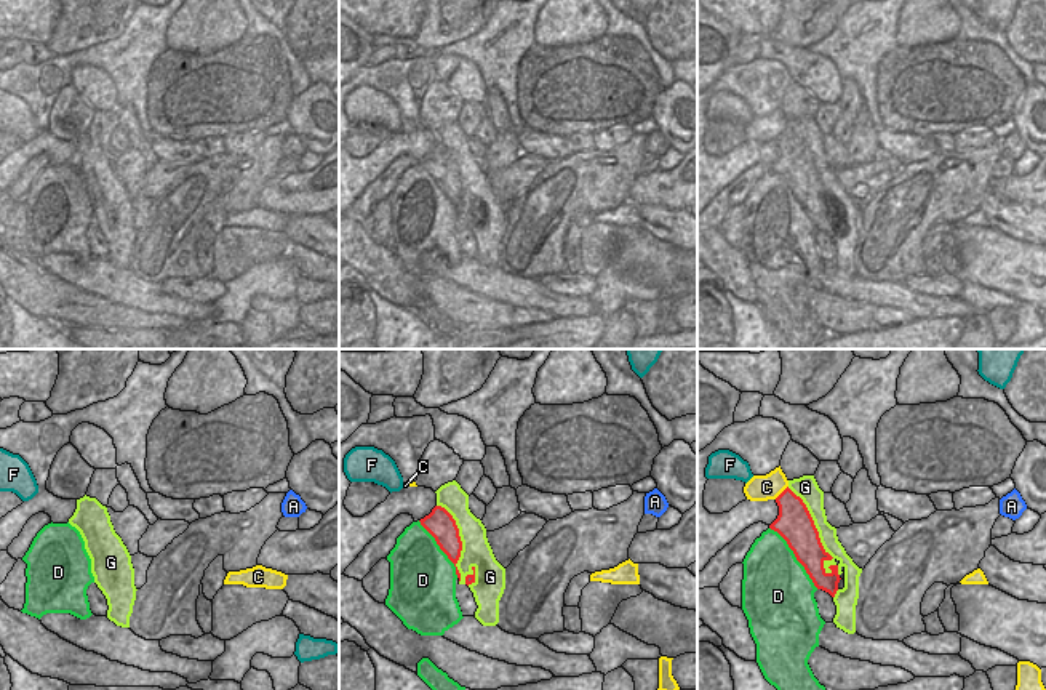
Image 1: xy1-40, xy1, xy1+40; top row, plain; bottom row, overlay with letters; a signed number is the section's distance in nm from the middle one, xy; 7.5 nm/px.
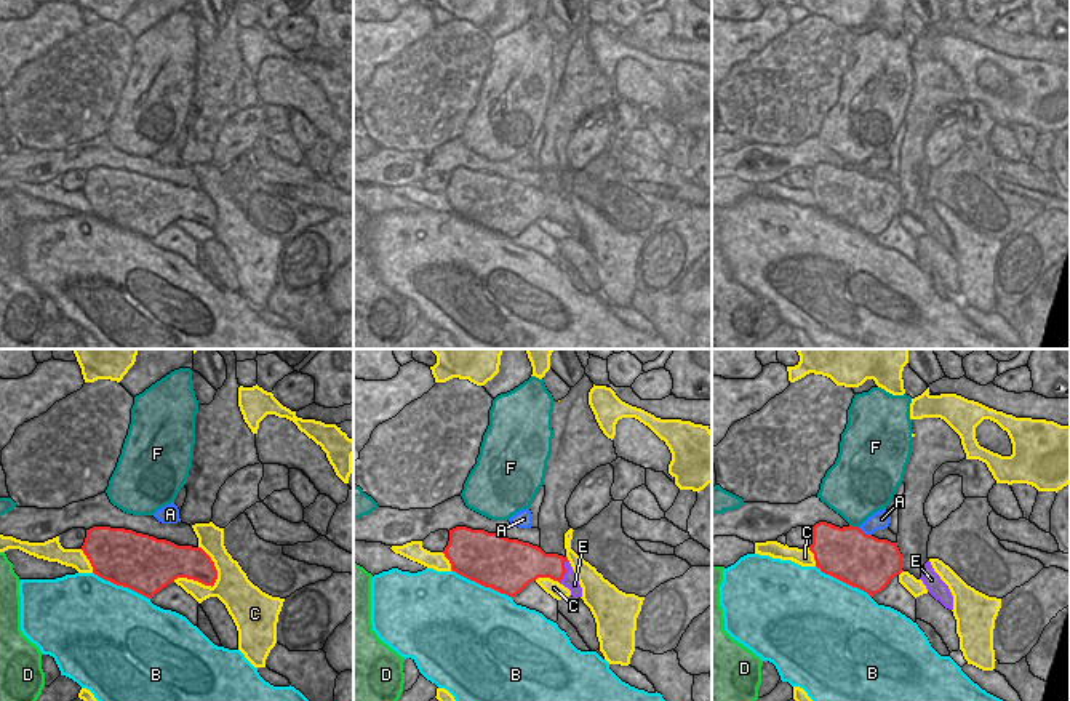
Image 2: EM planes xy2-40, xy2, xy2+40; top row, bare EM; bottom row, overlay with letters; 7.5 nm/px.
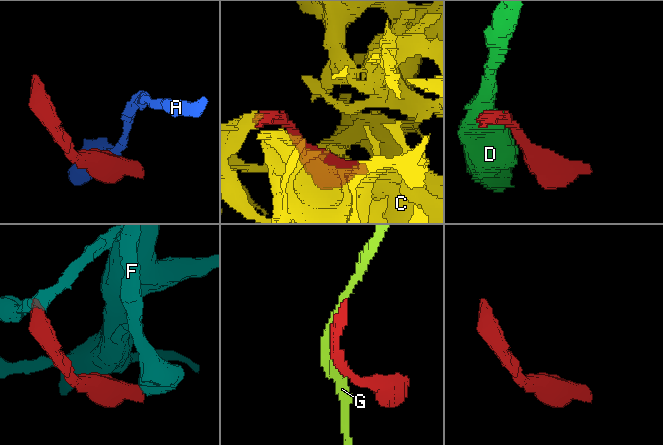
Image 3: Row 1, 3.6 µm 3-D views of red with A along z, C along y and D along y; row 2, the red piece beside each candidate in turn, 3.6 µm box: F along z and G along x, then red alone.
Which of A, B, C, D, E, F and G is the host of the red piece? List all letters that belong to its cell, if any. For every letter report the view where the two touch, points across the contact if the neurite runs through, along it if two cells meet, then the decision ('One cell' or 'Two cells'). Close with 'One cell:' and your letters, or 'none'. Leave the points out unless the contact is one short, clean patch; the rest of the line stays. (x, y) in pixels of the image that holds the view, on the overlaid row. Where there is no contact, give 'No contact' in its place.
A: Touches red in xy2+40. Boundary: xy2+40 (858, 527), (870, 535). Two cells
B: Touches red in xy2. Two cells
C: Touches red in xy2-40. Two cells
D: Touches red in xy1+40. Two cells
E: Touches red in xy2. Path across: xy2 (533, 564), (554, 565), (565, 572), (570, 580). One cell
F: Touches red in xy2+40. Boundary: xy2+40 (850, 524), (858, 527). Two cells
G: Touches red in xy1+40. Two cells
One cell: E.

